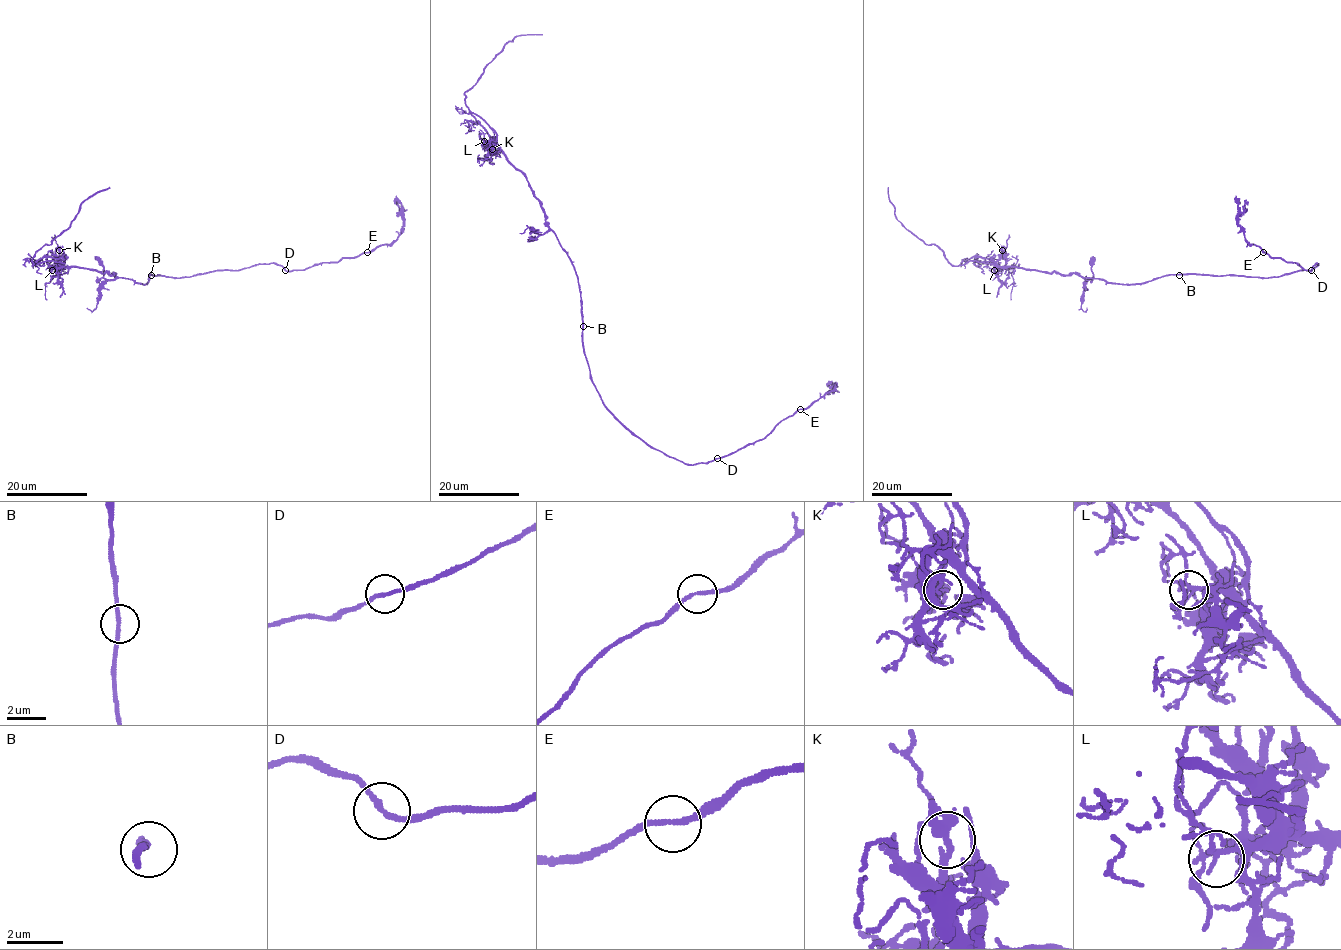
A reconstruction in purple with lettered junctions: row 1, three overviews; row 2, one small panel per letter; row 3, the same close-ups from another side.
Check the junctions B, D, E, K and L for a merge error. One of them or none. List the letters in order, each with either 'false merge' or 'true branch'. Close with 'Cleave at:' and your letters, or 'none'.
B: true branch
D: true branch
E: true branch
K: true branch
L: true branch
Cleave at: none

